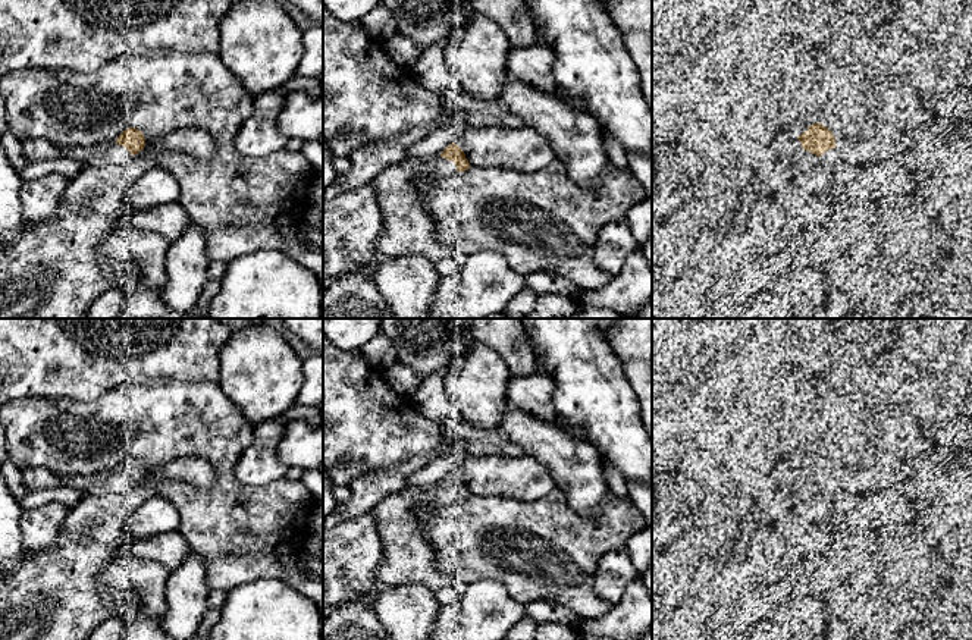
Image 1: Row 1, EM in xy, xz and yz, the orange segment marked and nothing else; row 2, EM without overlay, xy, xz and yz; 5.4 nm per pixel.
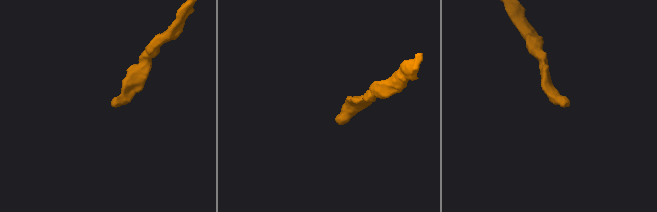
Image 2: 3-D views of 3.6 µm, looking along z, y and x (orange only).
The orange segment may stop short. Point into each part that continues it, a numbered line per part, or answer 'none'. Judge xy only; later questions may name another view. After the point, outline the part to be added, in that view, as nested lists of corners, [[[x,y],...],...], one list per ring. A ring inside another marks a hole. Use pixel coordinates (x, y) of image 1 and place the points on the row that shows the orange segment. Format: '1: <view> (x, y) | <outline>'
1: xy (106, 154) | [[[116,142],[95,147],[57,147],[60,156],[79,160],[90,166],[126,166],[131,159],[131,153]]]

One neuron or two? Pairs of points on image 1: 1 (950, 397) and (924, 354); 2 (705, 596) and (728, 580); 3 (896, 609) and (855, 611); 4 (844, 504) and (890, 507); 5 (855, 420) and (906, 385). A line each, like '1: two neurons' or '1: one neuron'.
1: two neurons
2: two neurons
3: one neuron
4: one neuron
5: two neurons

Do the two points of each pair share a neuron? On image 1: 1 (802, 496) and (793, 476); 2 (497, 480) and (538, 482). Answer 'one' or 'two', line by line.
1: two
2: one

